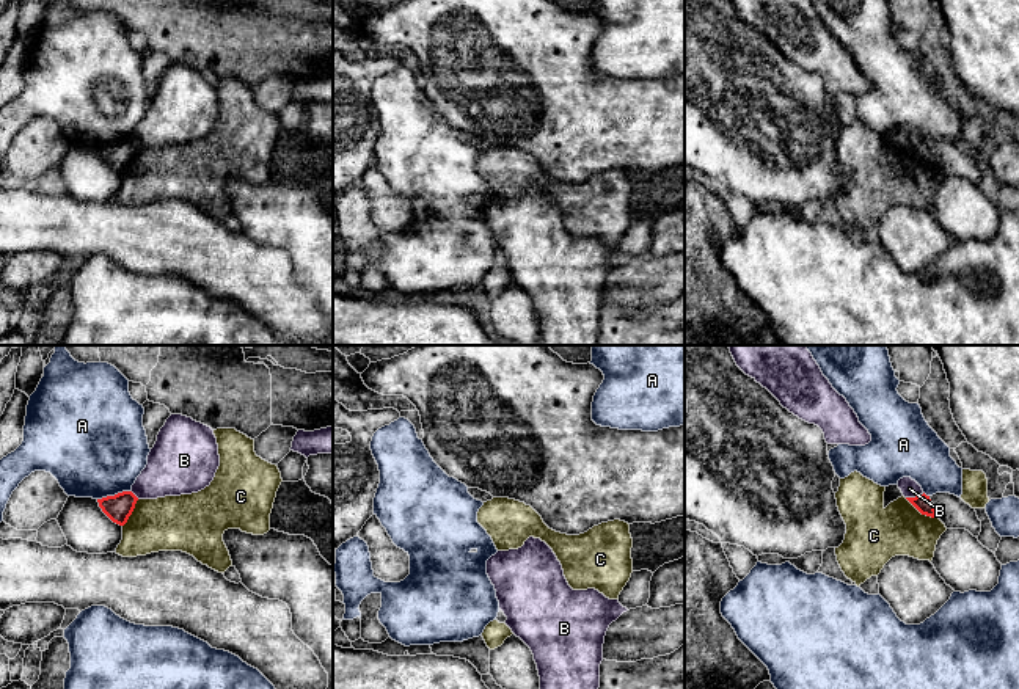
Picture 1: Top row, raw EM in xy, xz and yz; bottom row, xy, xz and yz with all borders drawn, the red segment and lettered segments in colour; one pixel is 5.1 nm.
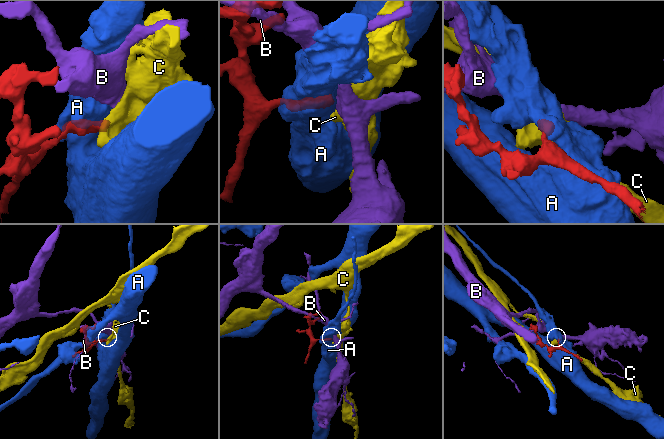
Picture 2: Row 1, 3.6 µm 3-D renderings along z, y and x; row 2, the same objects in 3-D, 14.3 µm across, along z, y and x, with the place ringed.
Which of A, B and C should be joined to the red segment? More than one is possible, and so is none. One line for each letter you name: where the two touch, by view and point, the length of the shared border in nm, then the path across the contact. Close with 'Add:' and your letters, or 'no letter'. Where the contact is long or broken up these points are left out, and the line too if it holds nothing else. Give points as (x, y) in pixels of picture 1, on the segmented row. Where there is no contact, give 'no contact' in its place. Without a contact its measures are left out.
Add: no letter

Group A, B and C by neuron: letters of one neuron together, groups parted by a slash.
A / B / C

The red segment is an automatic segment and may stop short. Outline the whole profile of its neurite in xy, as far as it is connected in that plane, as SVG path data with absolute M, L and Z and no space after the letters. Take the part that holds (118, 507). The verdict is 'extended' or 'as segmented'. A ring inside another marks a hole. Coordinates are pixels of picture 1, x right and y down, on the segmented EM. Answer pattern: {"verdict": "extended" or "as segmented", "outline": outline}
{"verdict": "as segmented", "outline": "M132 491L97 499L102 512L116 524L124 526L132 515L138 498Z"}

